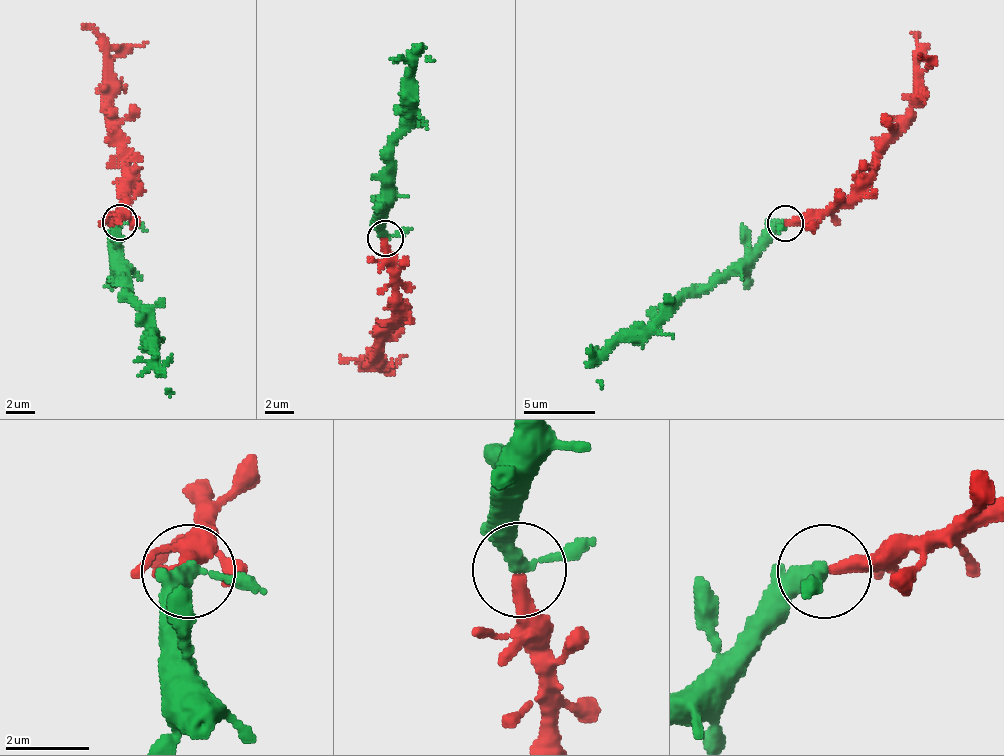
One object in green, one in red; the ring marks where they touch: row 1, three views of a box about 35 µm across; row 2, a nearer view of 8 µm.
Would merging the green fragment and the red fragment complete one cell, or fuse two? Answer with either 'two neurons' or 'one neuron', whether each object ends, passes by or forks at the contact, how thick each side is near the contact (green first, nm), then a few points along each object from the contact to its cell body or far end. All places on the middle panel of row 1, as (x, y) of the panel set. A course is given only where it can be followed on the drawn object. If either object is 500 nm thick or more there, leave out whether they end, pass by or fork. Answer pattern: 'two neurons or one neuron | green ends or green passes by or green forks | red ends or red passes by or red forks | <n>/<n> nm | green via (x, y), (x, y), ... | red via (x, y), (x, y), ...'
one neuron | green passes by | red ends | 320/340 nm | green via (386, 239), (392, 137), (408, 103), (413, 56), (434, 61) | red via (386, 239), (386, 261), (391, 281), (391, 321), (375, 356), (340, 355)

